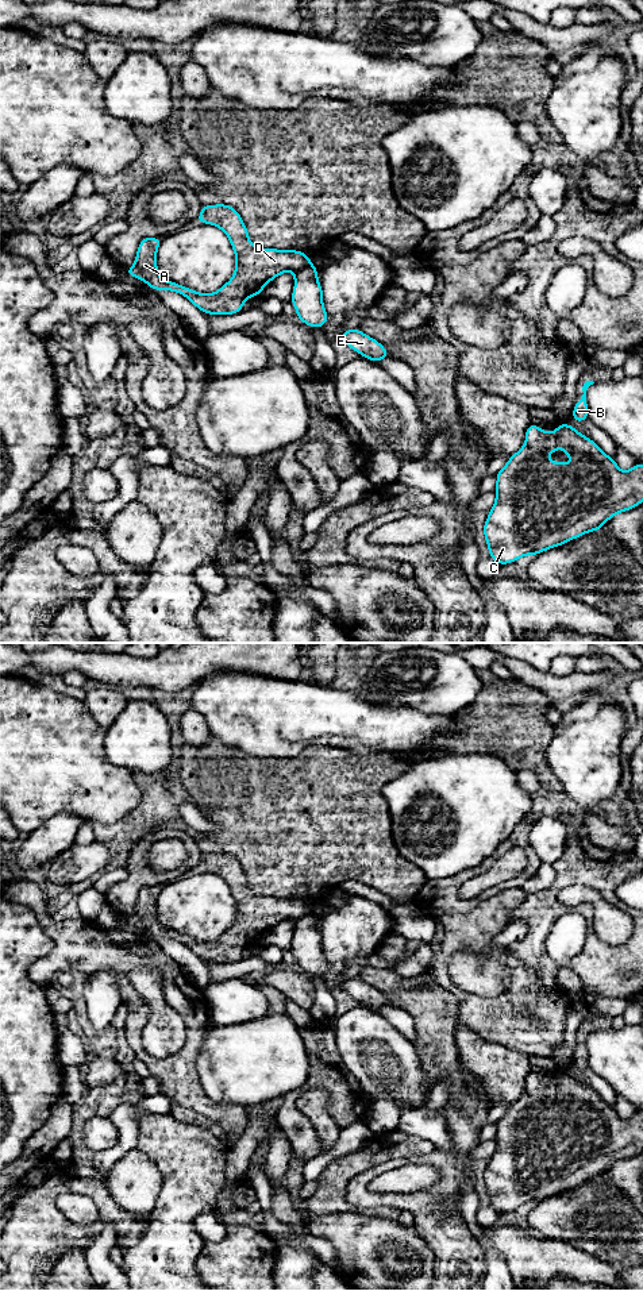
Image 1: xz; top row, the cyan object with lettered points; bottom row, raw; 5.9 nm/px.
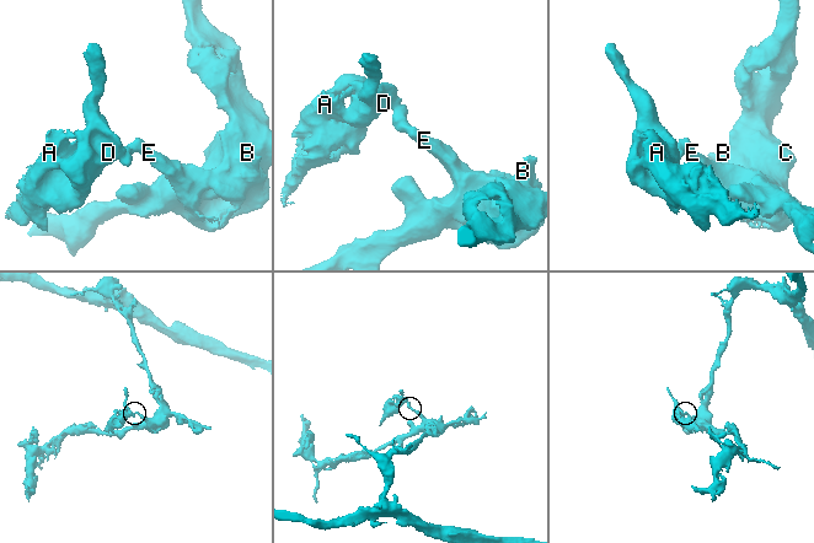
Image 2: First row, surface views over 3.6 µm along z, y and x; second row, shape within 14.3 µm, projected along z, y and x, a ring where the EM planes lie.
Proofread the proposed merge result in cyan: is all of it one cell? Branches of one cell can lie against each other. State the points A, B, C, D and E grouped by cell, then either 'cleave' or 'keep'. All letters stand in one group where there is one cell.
A D / B C E | cleave

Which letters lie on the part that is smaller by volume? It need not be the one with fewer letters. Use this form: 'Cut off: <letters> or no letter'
Cut off: A, D

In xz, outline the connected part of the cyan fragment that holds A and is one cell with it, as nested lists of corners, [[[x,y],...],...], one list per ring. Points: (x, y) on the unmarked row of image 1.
[[[203,853],[199,871],[219,875],[235,899],[234,925],[216,941],[197,941],[177,930],[166,929],[157,918],[157,898],[162,886],[143,886],[139,891],[135,913],[124,917],[153,939],[170,939],[186,945],[207,963],[234,963],[242,959],[247,947],[259,944],[262,937],[285,920],[297,920],[311,913],[311,906],[297,898],[276,898],[254,894],[239,860],[227,853]]]

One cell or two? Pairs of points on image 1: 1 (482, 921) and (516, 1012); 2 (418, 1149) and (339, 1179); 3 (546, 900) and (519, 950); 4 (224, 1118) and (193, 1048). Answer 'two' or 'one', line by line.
1: one
2: one
3: one
4: one

